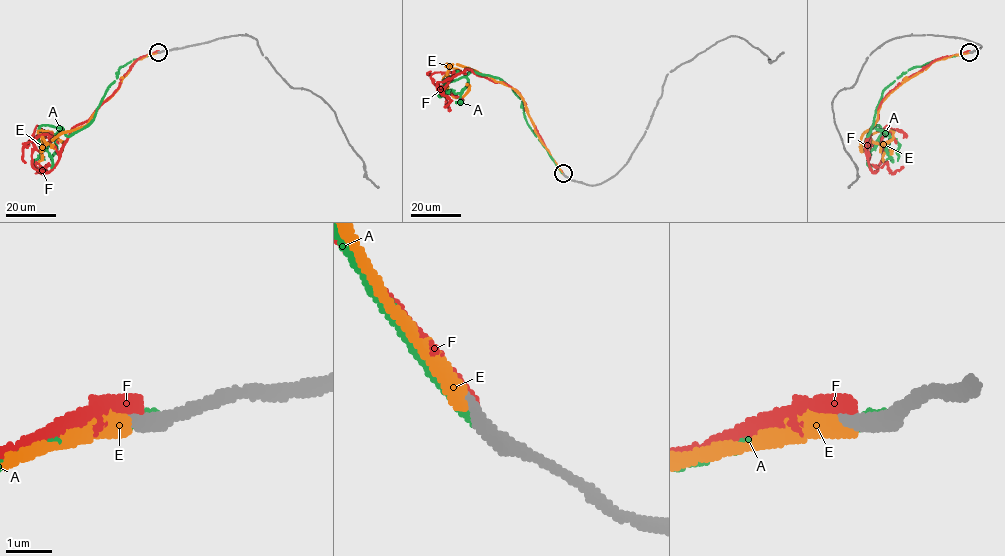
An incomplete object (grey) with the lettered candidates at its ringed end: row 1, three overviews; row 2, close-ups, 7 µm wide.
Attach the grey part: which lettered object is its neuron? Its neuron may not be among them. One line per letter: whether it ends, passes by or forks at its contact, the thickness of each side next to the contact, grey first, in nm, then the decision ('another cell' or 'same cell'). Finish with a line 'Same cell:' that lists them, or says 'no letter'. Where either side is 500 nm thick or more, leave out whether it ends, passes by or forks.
A: it ends | 400/240 nm | another cell
E: it ends | 320/340 nm | same cell
F: it ends | 340/400 nm | another cell
Same cell: E

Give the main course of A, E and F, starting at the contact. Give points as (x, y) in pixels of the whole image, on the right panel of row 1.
A: (971, 52), (909, 69), (883, 92), (867, 134), (876, 125), (880, 127), (877, 144), (869, 153), (870, 168)
E: (970, 52), (932, 62), (883, 99), (878, 119), (860, 141), (890, 131), (893, 137), (880, 152)
F: (970, 51), (941, 57), (903, 79), (878, 107), (866, 153), (868, 134), (873, 146), (886, 126), (906, 138)

